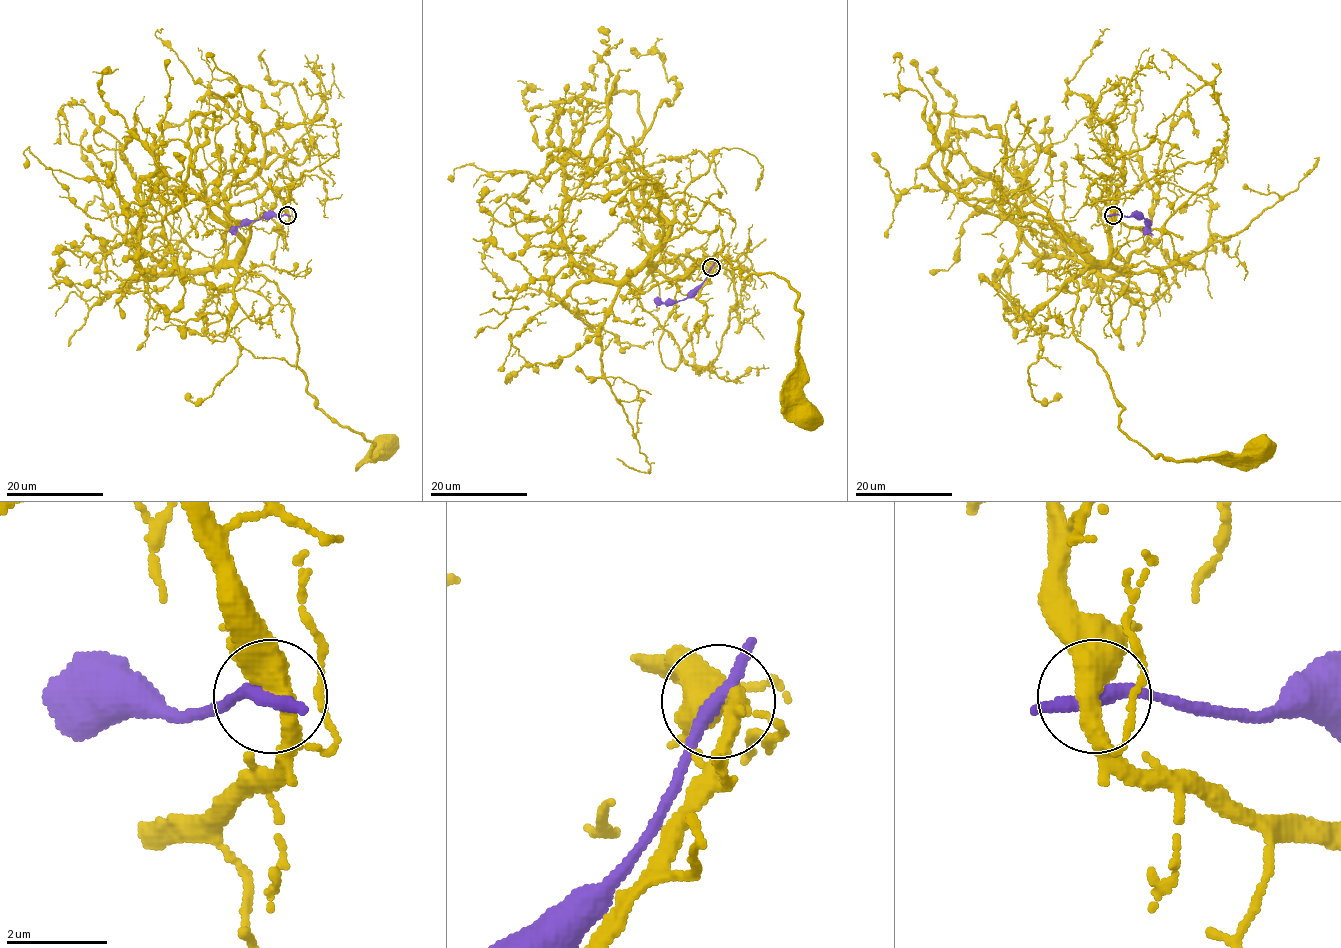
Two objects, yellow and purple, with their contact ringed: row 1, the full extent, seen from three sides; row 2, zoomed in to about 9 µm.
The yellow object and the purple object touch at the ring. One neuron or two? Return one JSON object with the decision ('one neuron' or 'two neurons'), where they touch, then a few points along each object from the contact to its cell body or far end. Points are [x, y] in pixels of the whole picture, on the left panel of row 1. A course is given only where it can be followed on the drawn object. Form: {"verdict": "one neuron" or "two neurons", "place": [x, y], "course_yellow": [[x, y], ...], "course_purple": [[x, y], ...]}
{"verdict": "two neurons", "place": [287, 215], "course_yellow": [[286, 214], [271, 189], [232, 205], [227, 260], [286, 301], [314, 404], [373, 444], [375, 460], [383, 449]], "course_purple": [[286, 214], [240, 225], [232, 235]]}

